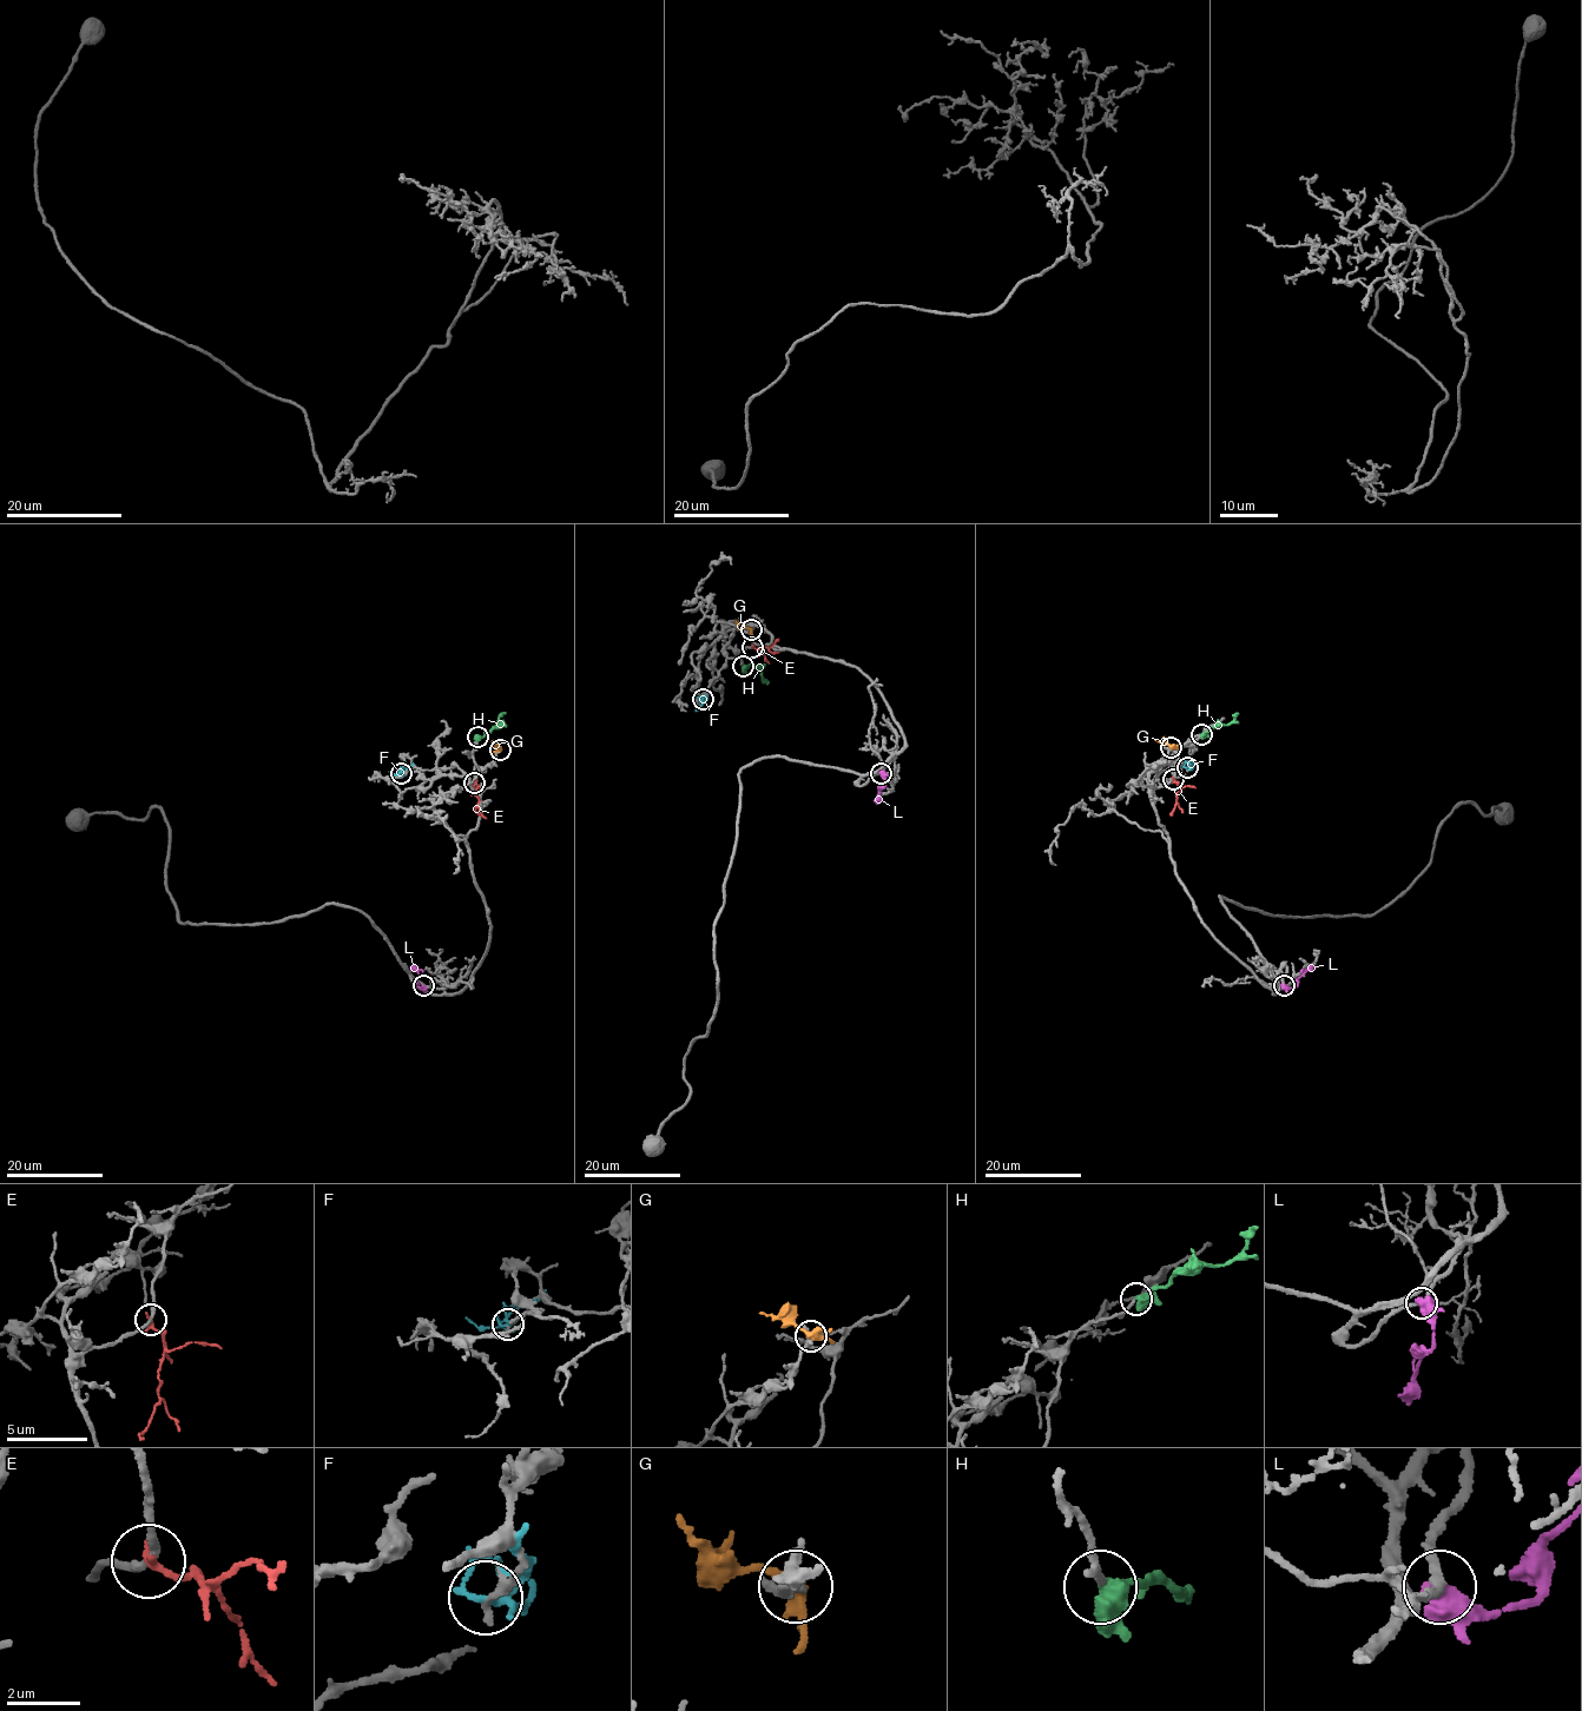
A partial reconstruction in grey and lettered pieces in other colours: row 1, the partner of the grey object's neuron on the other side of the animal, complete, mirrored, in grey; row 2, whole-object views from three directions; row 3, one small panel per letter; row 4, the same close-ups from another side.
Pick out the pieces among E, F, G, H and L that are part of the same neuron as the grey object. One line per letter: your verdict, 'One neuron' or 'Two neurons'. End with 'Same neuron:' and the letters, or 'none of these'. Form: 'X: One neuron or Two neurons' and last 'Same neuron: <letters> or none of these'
E: Two neurons
F: Two neurons
G: Two neurons
H: One neuron
L: Two neurons
Same neuron: H

